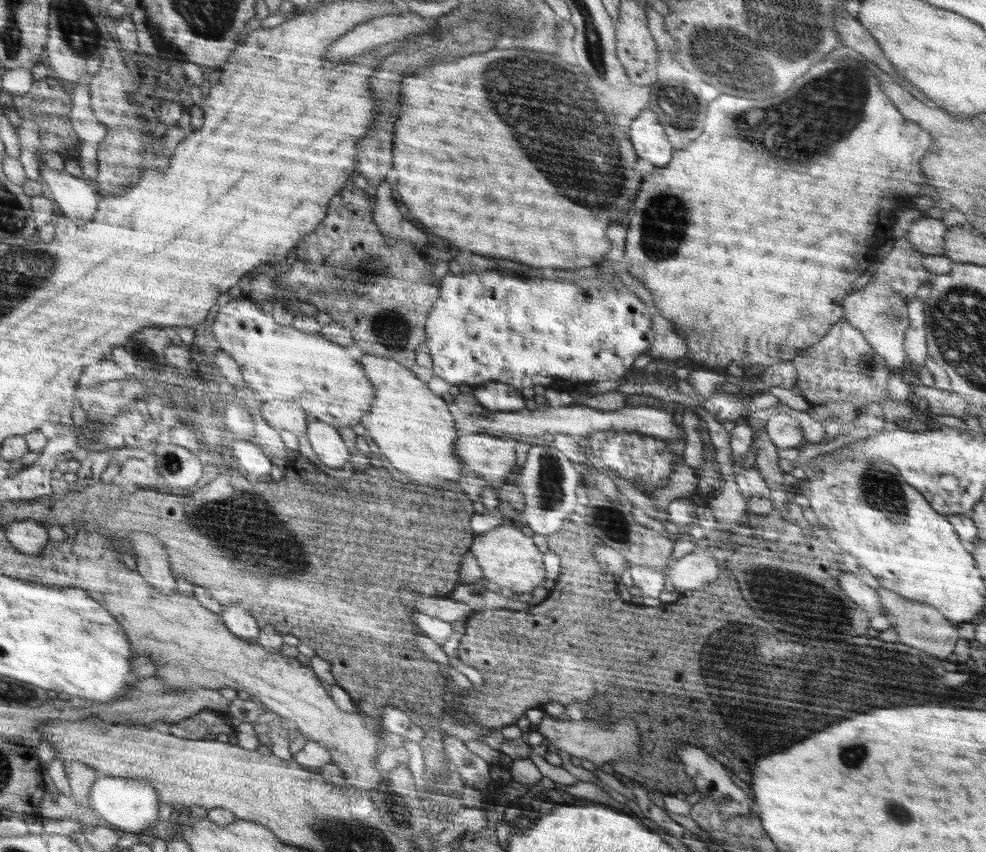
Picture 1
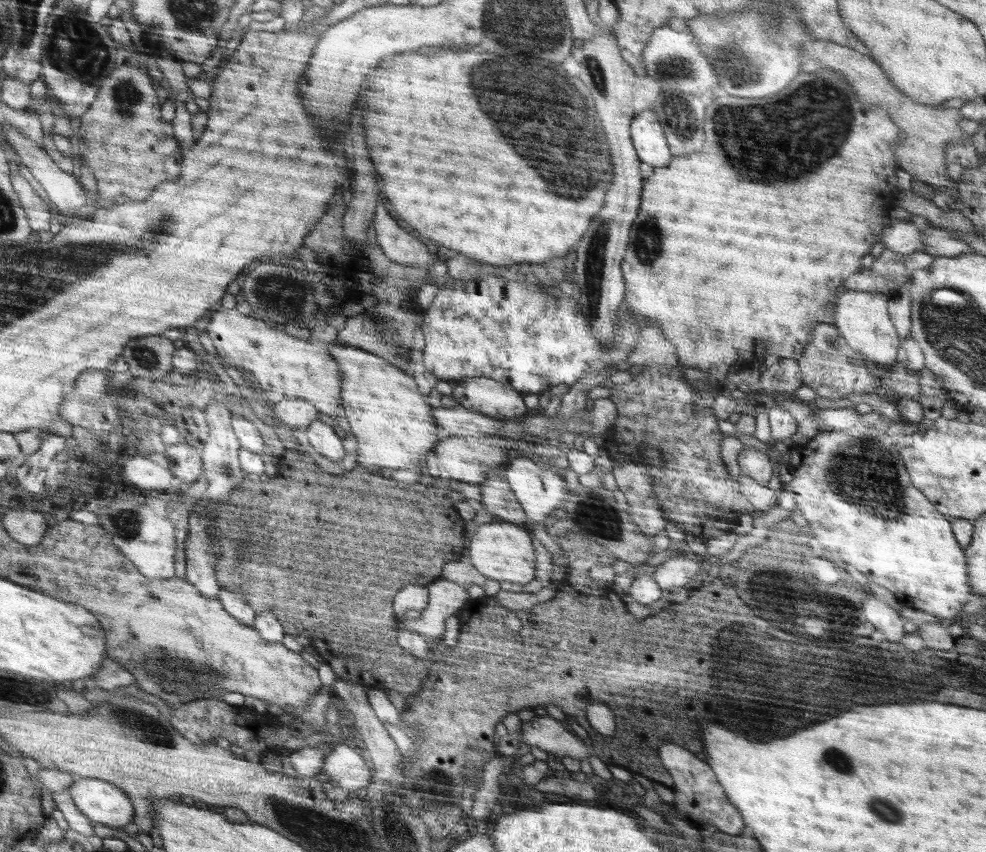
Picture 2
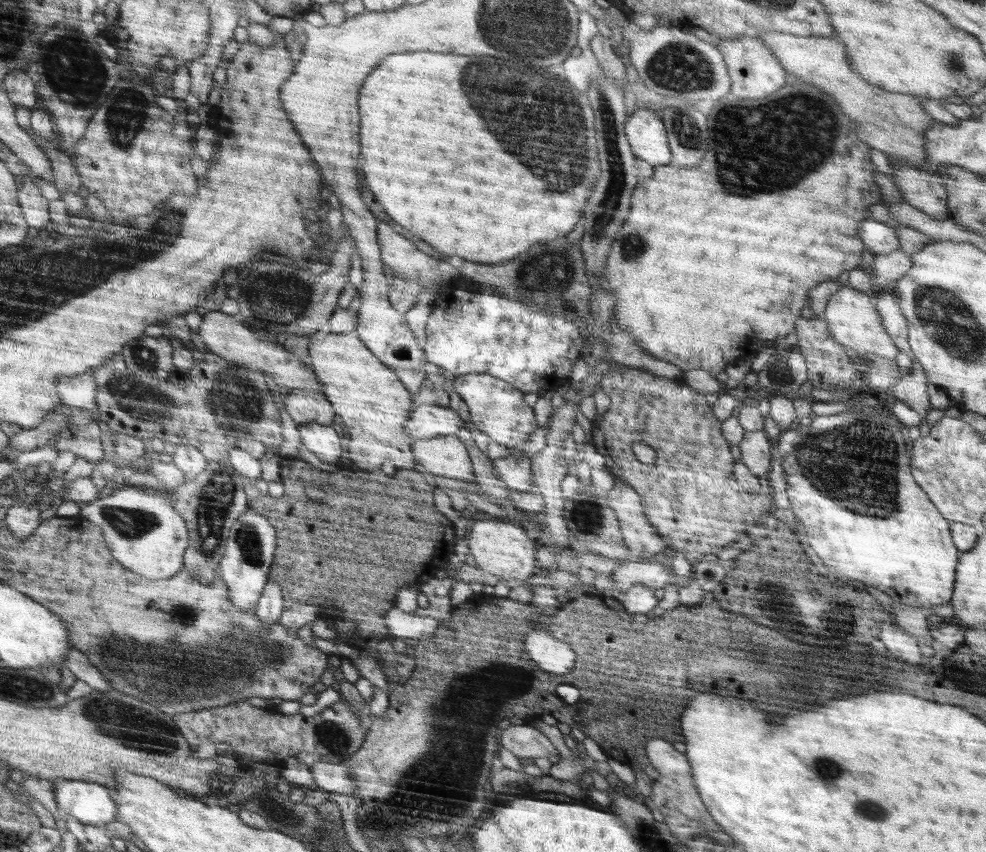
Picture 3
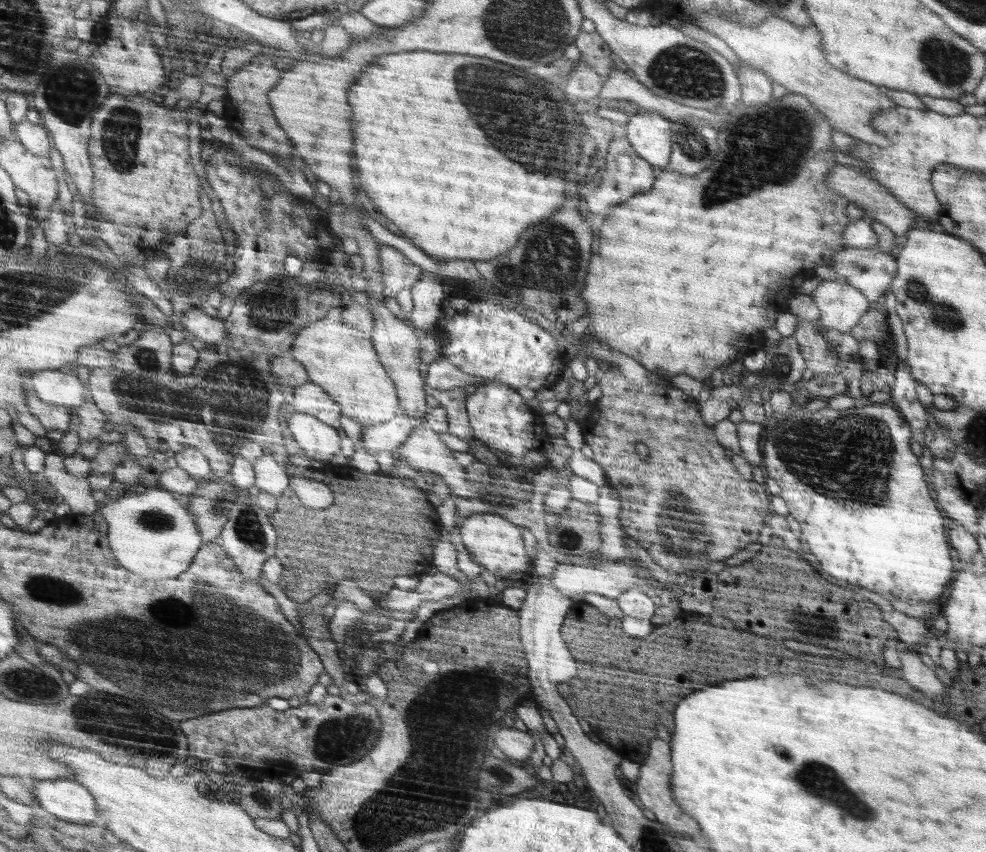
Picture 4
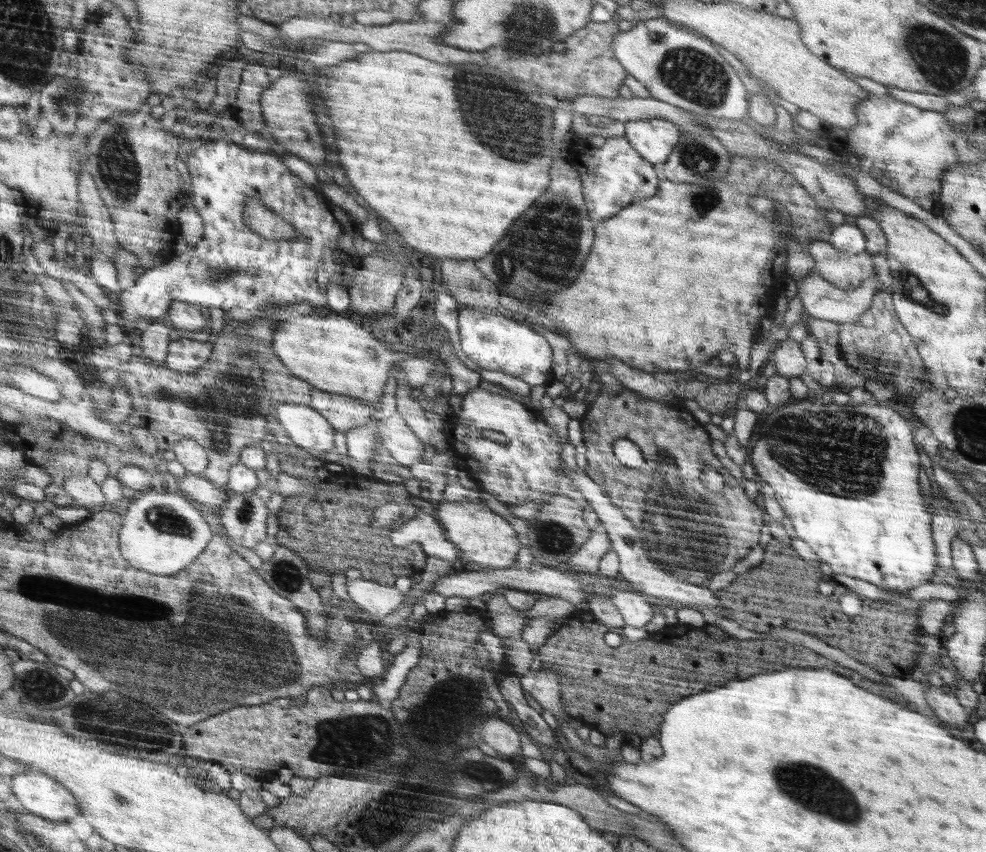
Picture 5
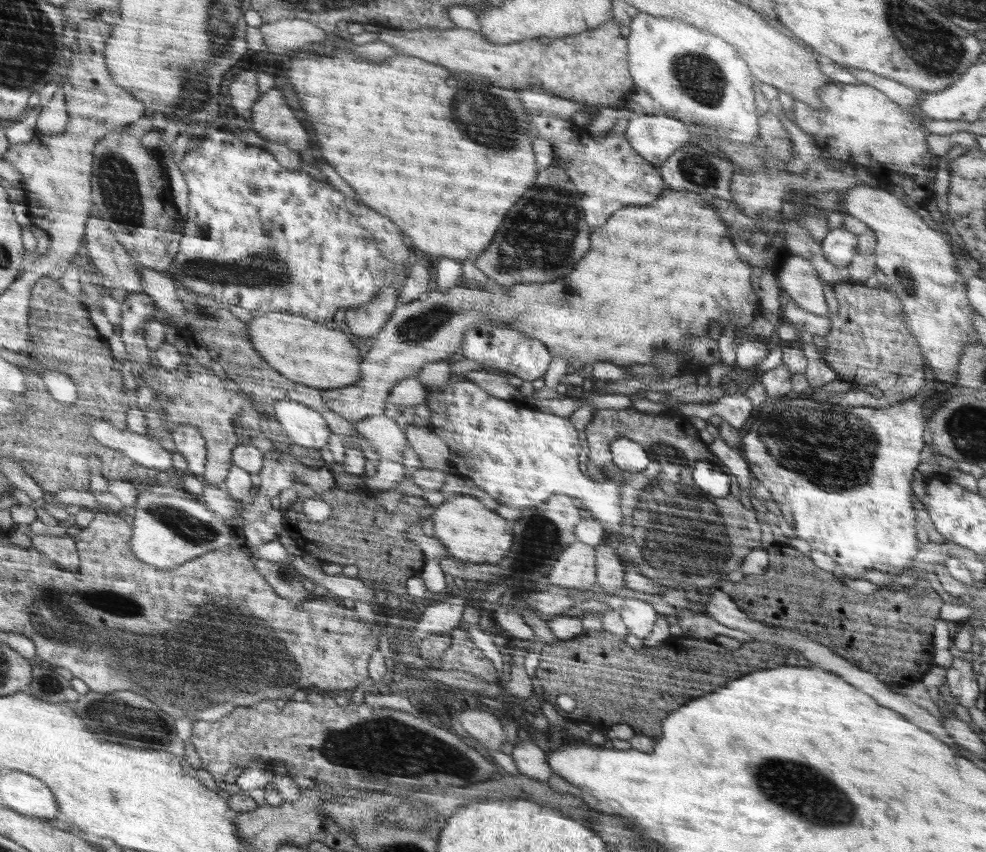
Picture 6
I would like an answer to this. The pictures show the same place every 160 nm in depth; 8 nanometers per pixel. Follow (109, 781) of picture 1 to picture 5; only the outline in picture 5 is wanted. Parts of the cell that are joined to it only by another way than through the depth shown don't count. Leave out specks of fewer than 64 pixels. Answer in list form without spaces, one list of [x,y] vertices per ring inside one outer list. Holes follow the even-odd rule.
[[[36,771],[15,774],[13,791],[24,806],[24,812],[54,821],[71,819],[80,814],[74,795],[46,774]]]

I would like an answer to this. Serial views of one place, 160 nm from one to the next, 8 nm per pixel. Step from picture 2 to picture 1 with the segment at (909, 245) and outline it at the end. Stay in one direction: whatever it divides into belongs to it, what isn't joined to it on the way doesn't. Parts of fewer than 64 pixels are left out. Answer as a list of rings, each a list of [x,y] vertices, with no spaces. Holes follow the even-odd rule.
[[[925,217],[914,221],[906,235],[914,250],[924,255],[942,255],[945,251],[945,234],[949,228],[940,219]]]

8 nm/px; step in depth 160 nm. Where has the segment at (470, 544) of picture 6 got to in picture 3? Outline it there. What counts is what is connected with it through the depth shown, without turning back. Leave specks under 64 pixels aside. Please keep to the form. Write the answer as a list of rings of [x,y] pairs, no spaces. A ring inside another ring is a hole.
[[[480,520],[469,525],[467,534],[470,555],[475,558],[478,568],[504,578],[524,580],[534,572],[534,542],[526,536],[526,532],[514,522],[498,522],[498,520]]]

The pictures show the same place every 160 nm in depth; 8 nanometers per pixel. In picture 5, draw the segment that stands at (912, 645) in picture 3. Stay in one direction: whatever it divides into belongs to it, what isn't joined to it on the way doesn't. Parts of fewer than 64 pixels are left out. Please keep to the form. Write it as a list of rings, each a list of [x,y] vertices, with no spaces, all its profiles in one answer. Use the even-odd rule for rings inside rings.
[[[927,685],[926,687],[926,702],[934,710],[942,724],[946,726],[958,726],[964,728],[968,714],[965,708],[959,703],[955,693],[946,693],[940,687]]]

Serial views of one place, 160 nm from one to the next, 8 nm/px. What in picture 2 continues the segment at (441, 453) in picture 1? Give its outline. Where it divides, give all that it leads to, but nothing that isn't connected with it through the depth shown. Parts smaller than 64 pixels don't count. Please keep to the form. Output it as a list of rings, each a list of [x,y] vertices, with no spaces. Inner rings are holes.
[[[336,344],[330,356],[338,362],[343,376],[340,396],[351,433],[356,438],[354,454],[360,467],[370,468],[370,472],[382,468],[381,475],[392,479],[390,468],[418,466],[418,460],[433,451],[440,437],[437,424],[430,416],[430,406],[418,394],[416,382],[389,361],[354,345]]]

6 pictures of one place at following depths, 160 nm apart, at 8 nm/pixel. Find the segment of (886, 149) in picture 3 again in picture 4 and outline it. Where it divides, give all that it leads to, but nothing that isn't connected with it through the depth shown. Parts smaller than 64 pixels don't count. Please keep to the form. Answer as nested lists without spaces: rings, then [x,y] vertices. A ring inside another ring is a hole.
[[[706,14],[704,18],[706,20],[696,18],[692,24],[723,40],[741,62],[766,73],[774,84],[784,86],[788,92],[805,96],[835,130],[877,147],[890,146],[888,139],[871,124],[874,115],[897,105],[886,95],[887,88],[849,76],[830,65],[822,52],[820,34],[816,28],[798,28],[778,17],[751,27],[740,26],[736,20],[722,14]]]

